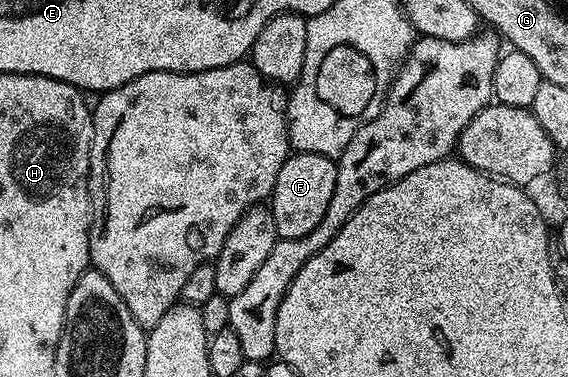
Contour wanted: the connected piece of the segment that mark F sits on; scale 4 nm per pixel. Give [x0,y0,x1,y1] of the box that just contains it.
[269,152,337,239]

